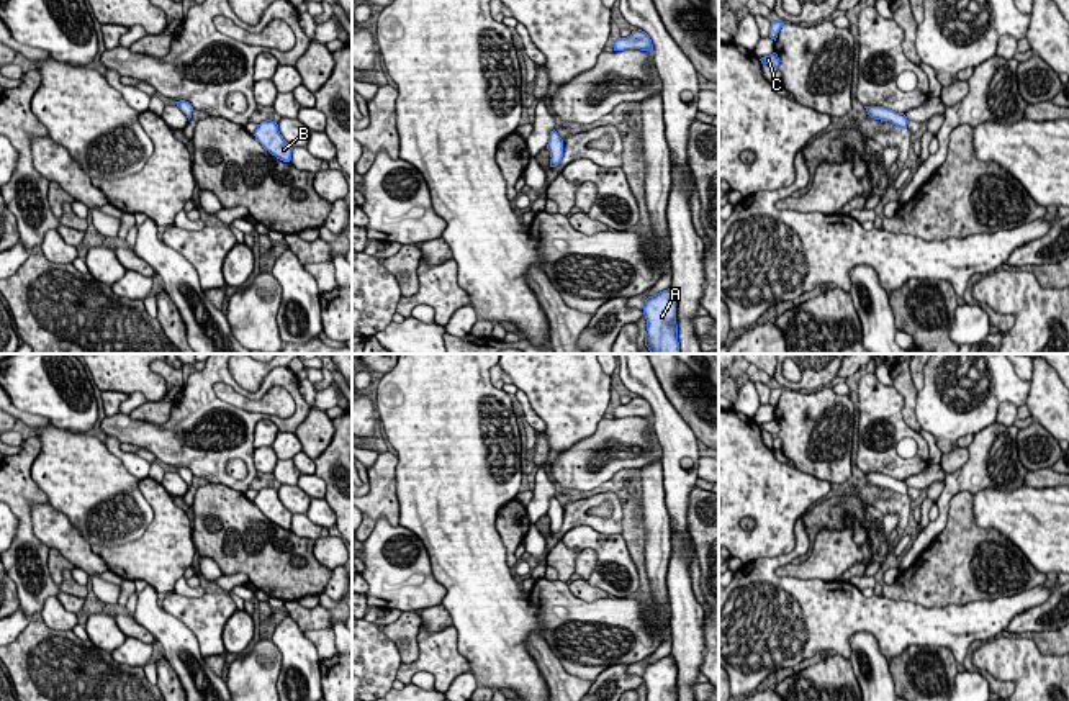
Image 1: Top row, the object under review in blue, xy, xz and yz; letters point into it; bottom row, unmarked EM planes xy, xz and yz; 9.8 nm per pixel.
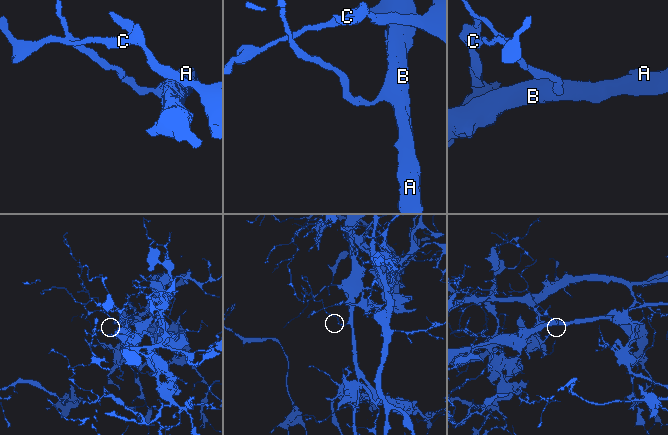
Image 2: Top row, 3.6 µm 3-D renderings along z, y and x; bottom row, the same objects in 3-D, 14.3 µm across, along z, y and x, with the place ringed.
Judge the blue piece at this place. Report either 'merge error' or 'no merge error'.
merge error

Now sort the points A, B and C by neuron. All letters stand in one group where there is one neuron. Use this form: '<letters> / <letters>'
A B / C

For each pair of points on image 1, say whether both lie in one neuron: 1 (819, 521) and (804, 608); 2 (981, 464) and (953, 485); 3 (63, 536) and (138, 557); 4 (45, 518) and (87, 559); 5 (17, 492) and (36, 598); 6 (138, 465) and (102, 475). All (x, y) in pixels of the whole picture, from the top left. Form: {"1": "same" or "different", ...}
{"1": "different", "2": "same", "3": "different", "4": "same", "5": "same", "6": "different"}

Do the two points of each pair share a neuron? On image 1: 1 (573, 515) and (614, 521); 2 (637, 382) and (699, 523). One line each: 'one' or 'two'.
1: one
2: two

